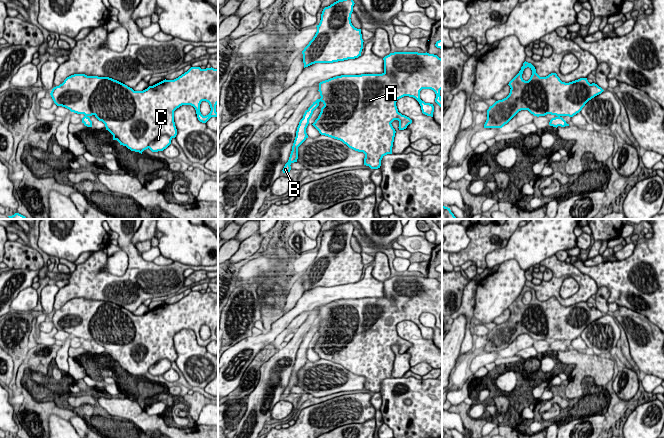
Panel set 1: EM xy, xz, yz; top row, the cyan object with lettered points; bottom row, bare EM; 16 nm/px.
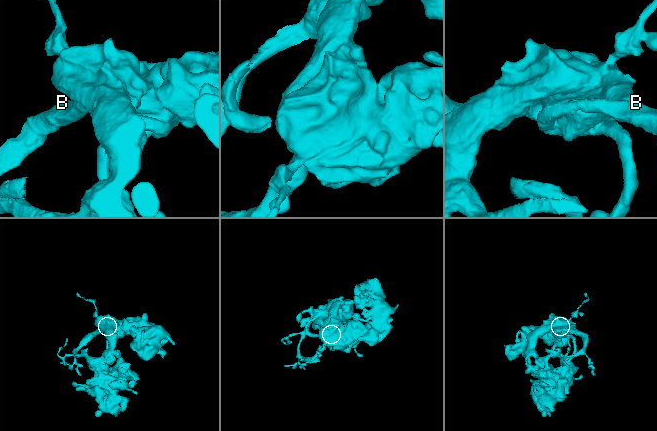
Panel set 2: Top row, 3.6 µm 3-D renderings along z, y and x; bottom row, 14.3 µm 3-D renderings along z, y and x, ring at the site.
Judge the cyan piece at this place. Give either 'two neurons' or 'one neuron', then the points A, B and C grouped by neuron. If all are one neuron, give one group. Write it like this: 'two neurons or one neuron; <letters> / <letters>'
one neuron; A B C

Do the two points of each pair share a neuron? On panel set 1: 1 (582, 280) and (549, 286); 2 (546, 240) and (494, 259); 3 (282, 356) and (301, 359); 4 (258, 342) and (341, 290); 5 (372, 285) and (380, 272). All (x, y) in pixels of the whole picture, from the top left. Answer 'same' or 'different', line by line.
1: same
2: same
3: same
4: same
5: different

